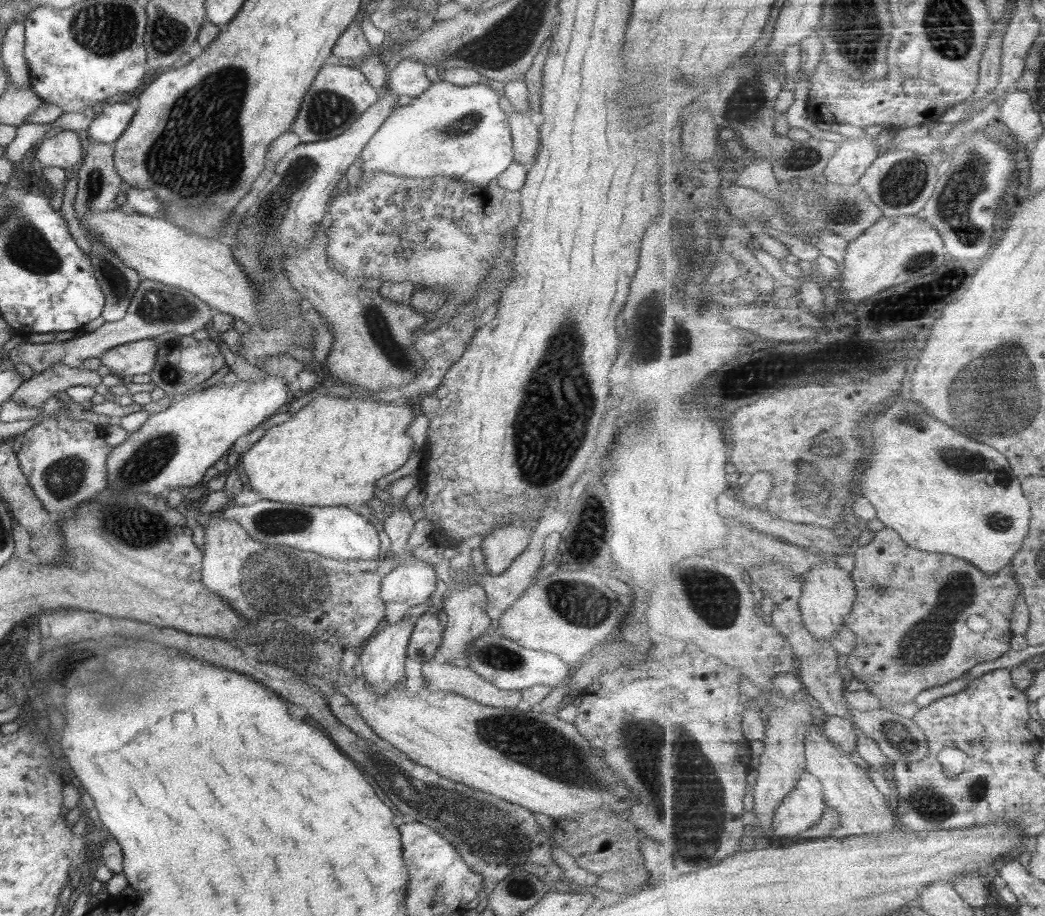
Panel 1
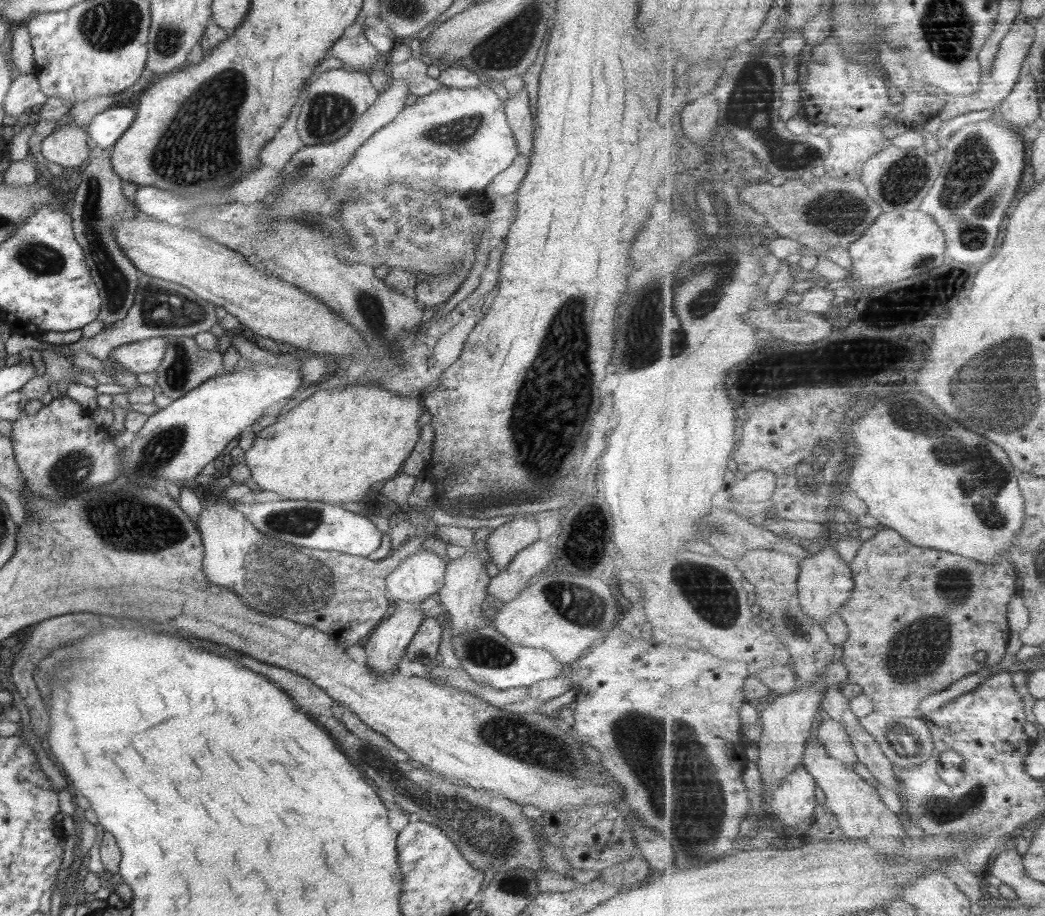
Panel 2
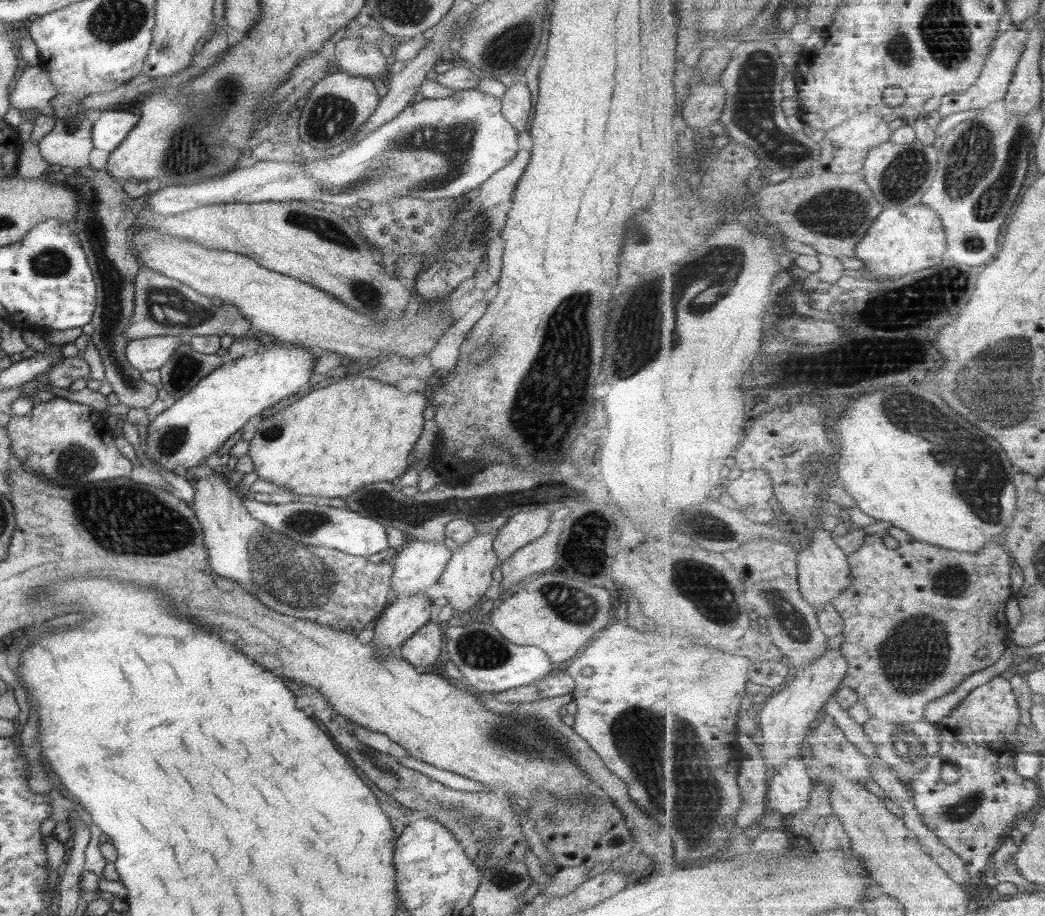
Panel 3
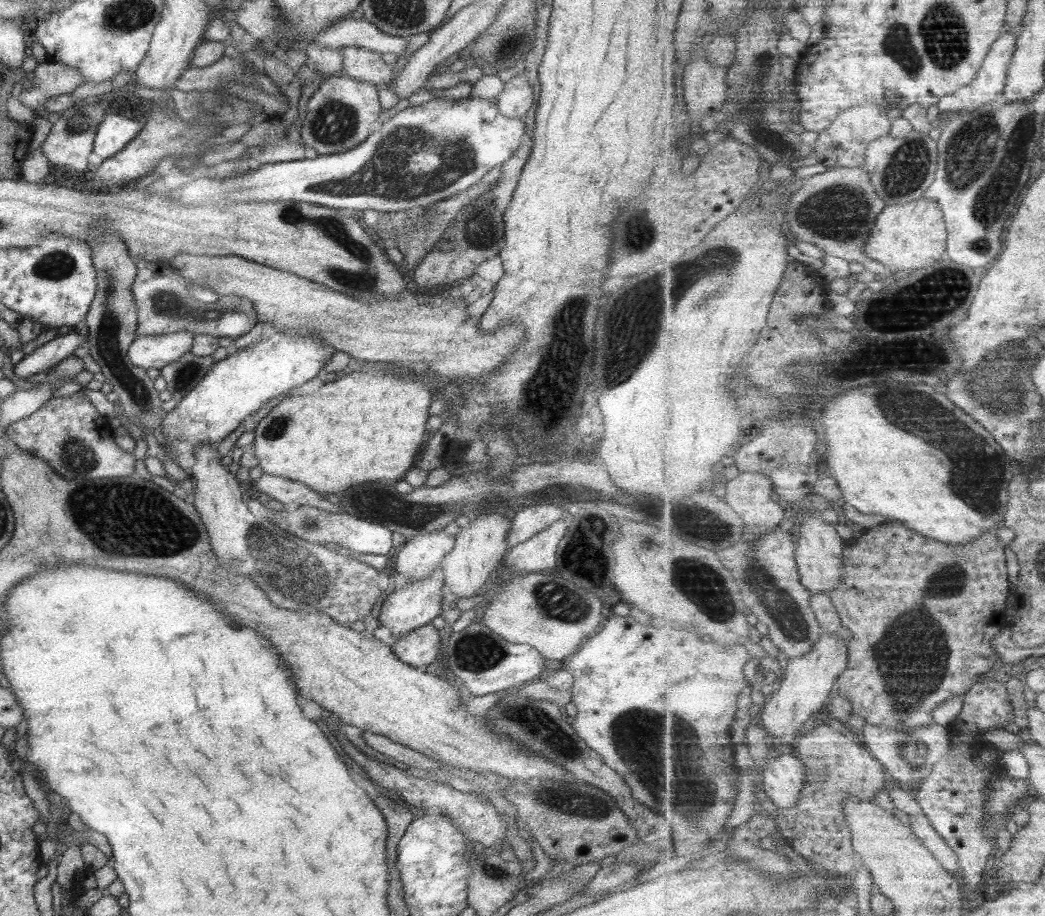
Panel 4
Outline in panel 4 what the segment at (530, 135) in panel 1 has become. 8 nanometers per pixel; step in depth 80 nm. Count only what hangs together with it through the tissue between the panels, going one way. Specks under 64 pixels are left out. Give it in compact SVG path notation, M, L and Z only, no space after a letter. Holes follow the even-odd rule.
M515 74L503 82L502 91L495 98L499 114L507 118L523 119L525 112L533 106L533 91L522 75Z

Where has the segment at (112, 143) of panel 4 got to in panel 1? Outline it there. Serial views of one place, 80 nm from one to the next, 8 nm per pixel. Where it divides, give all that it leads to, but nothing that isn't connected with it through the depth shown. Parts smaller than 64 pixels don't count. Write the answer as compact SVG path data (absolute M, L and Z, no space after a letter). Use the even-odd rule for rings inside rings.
M116 100L113 104L101 104L101 113L87 127L90 138L98 143L109 144L121 136L133 116L133 108Z

